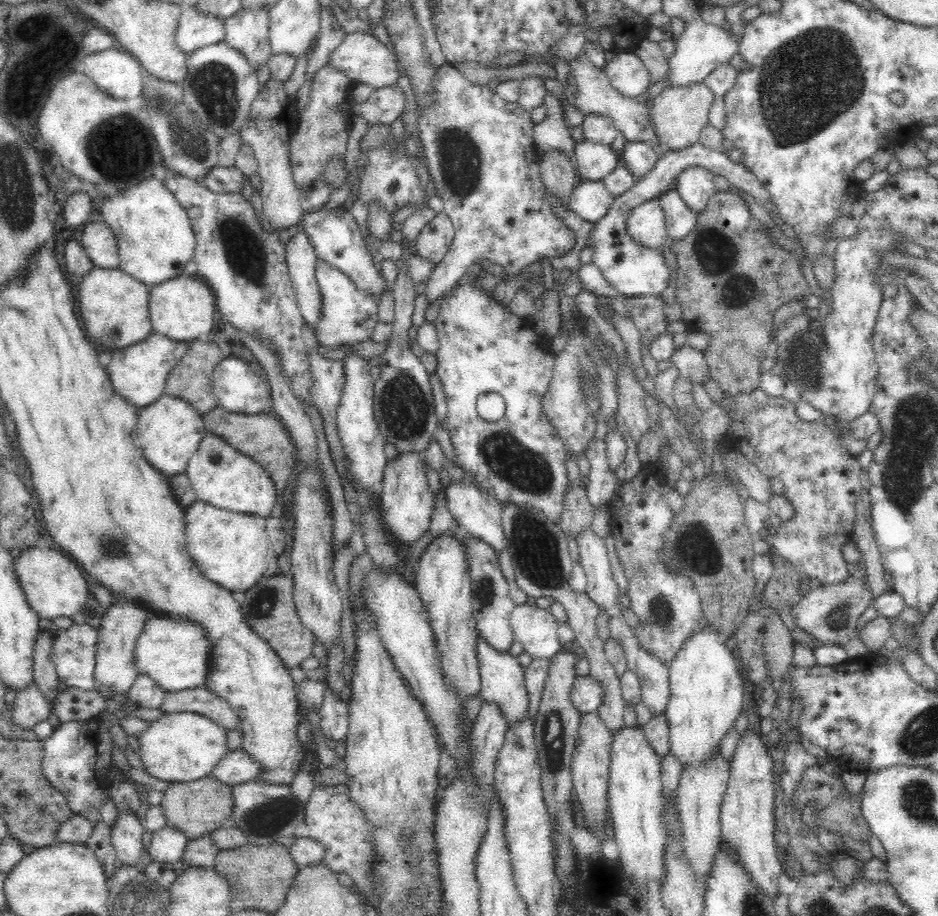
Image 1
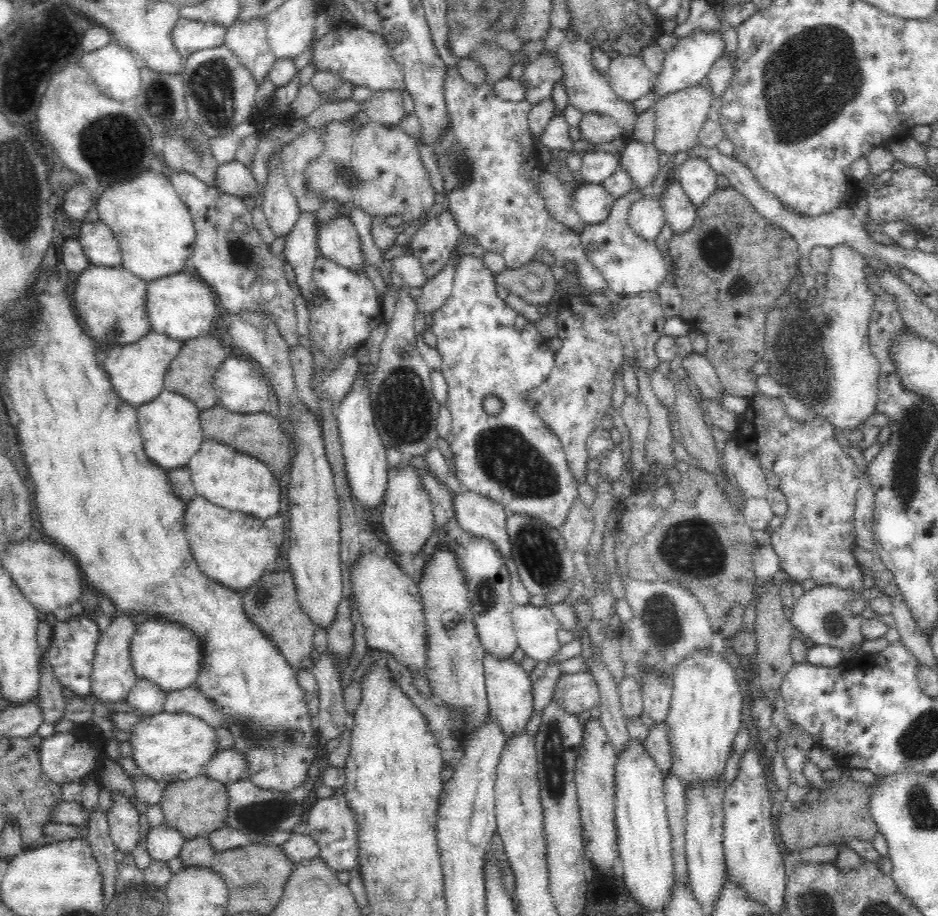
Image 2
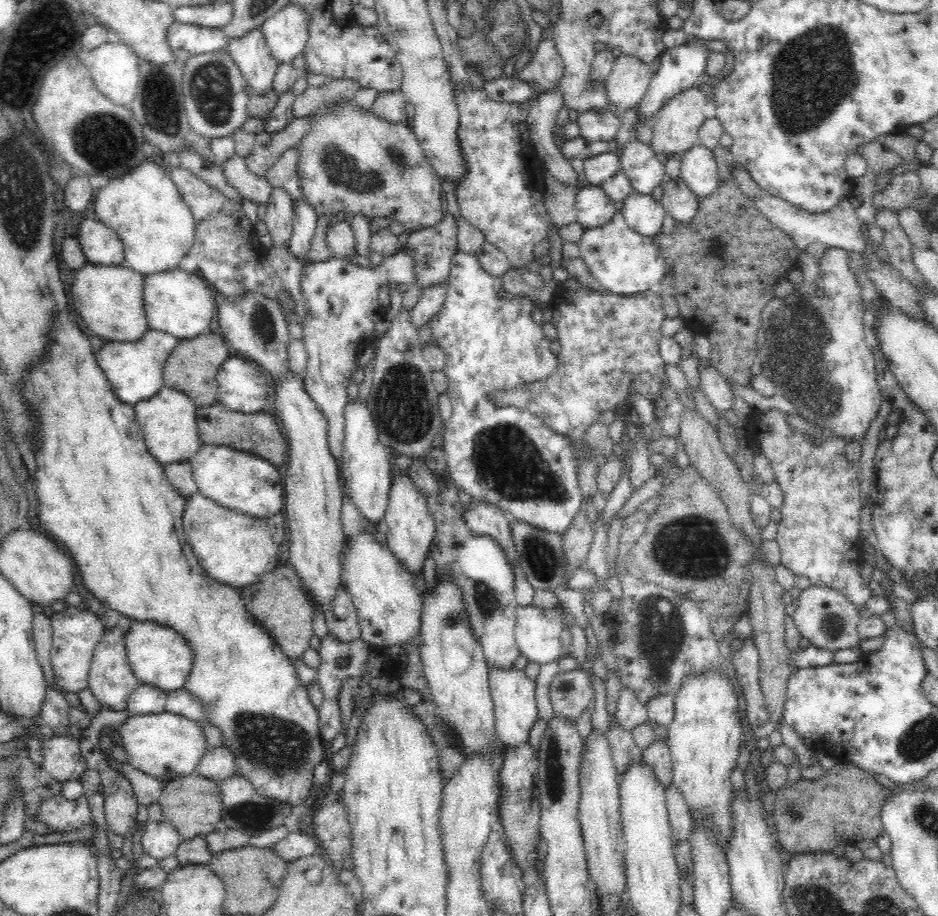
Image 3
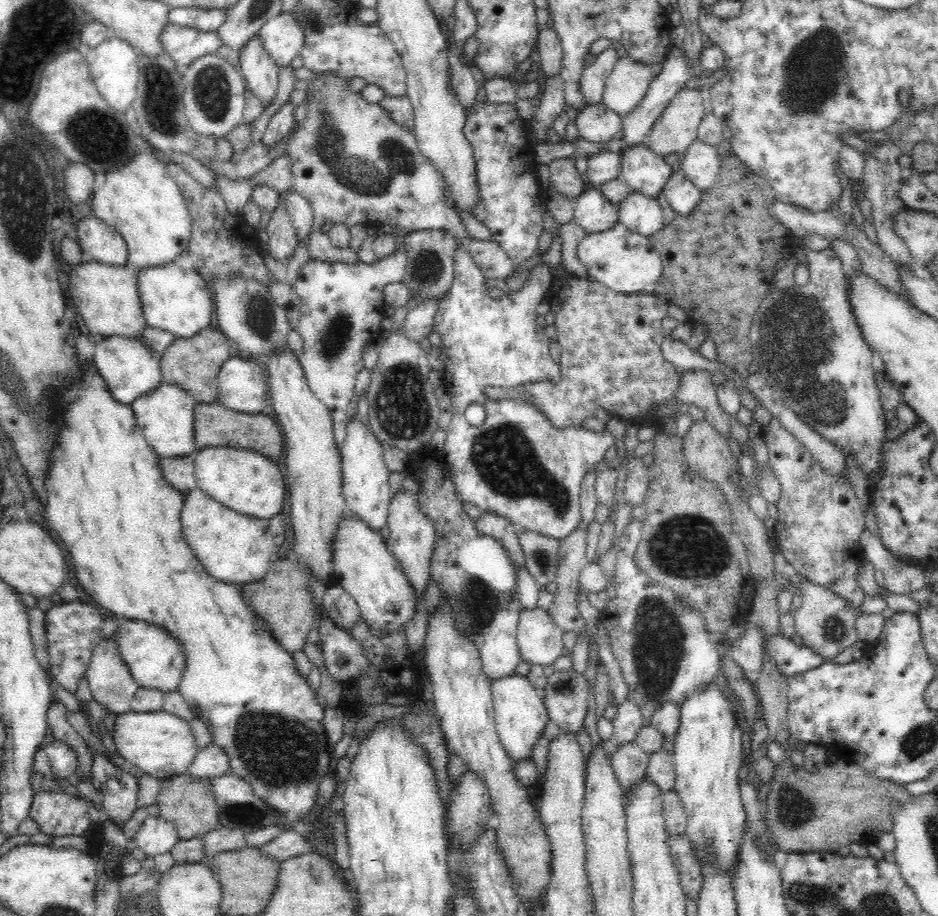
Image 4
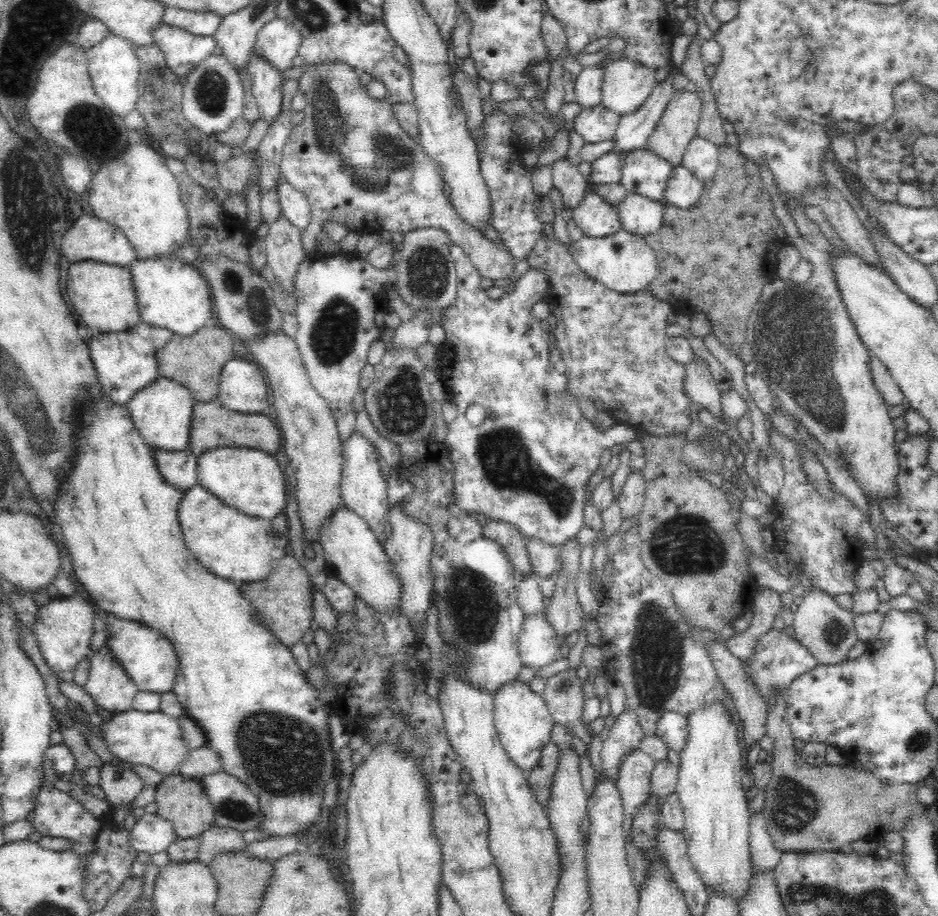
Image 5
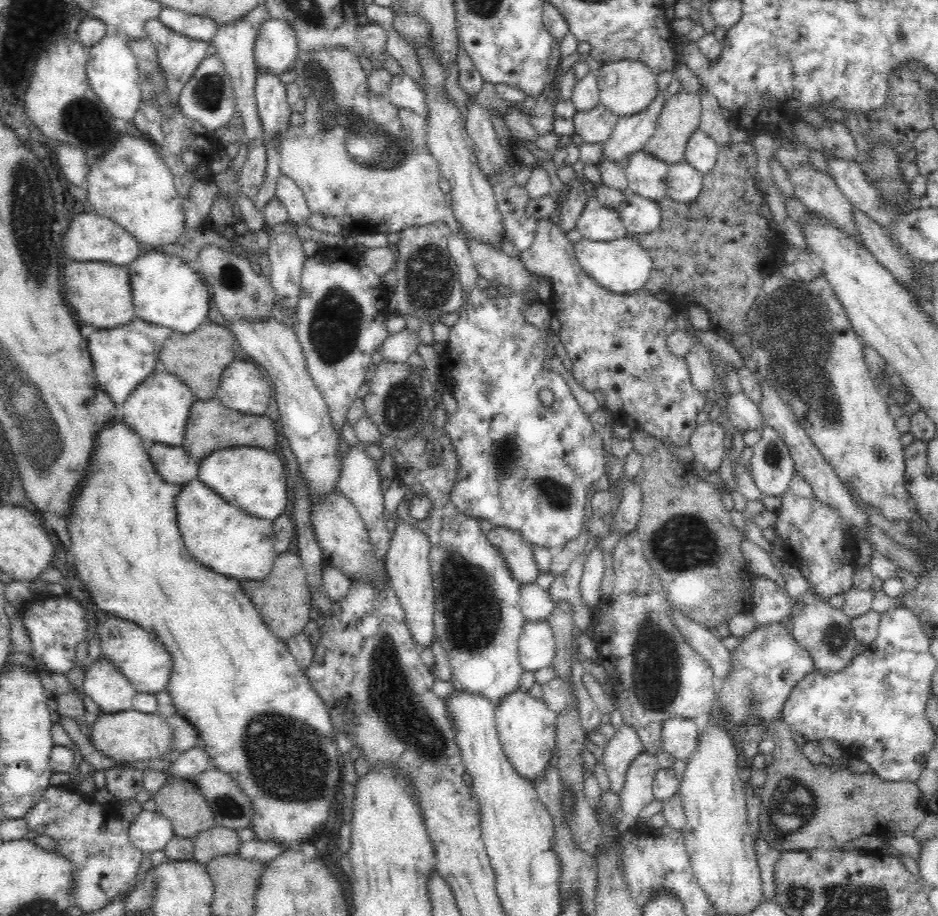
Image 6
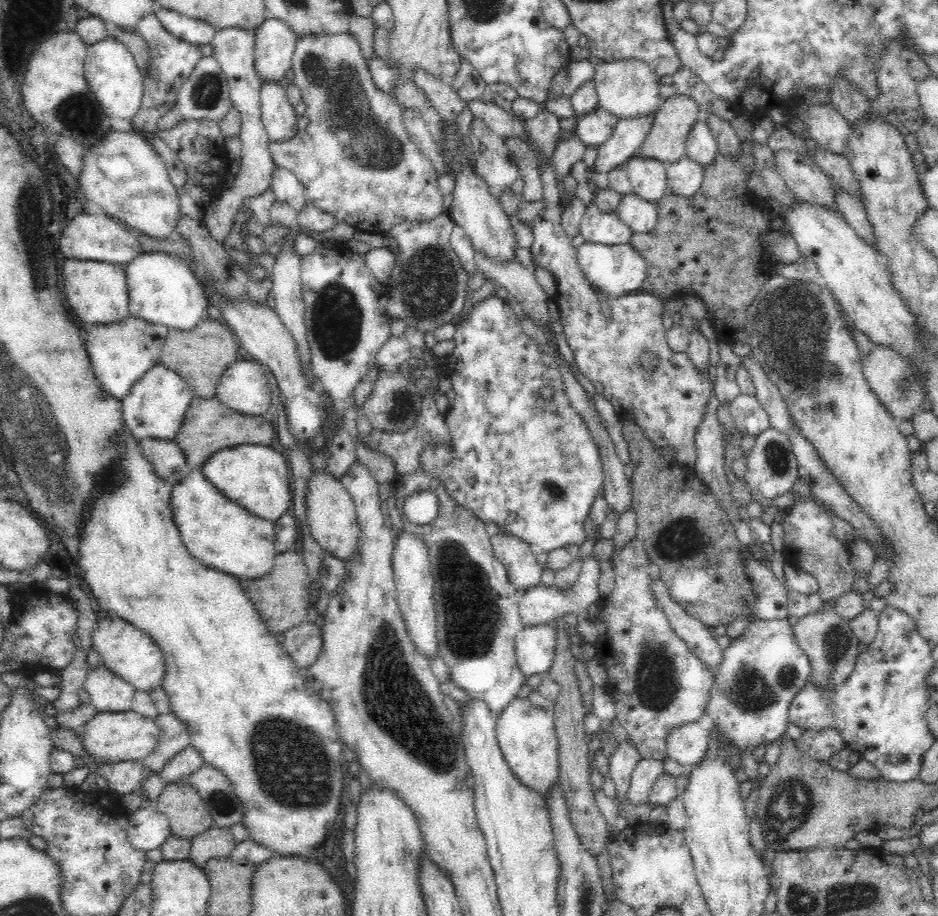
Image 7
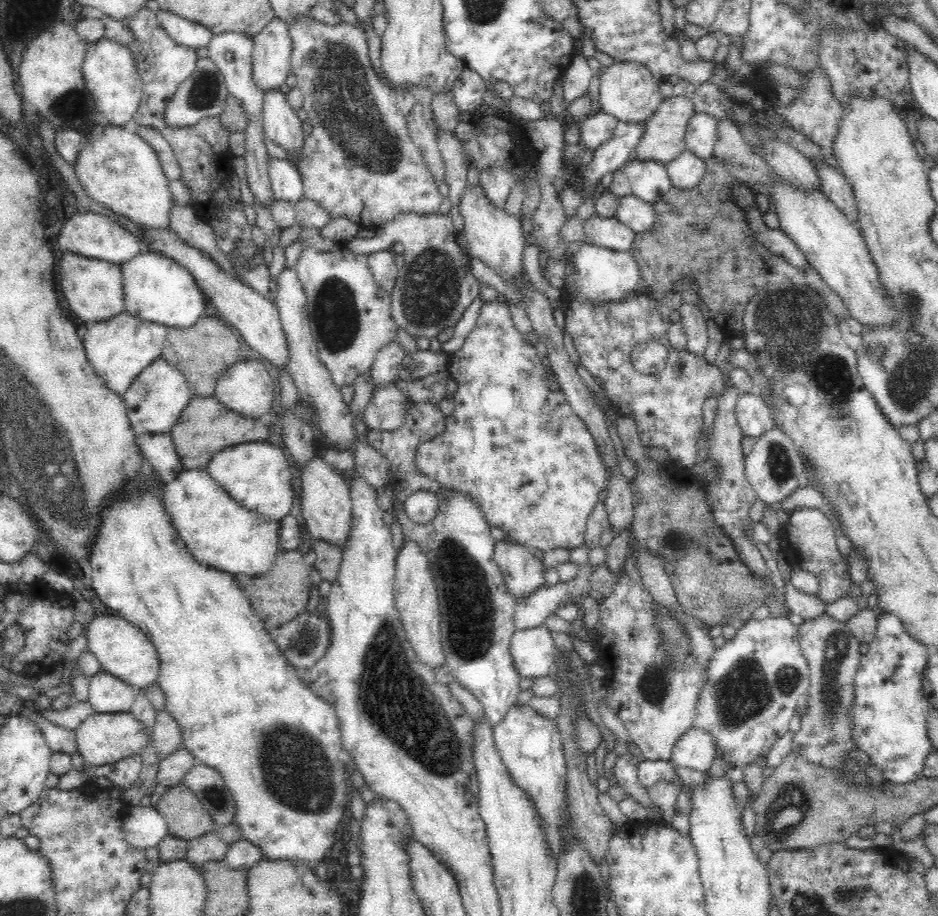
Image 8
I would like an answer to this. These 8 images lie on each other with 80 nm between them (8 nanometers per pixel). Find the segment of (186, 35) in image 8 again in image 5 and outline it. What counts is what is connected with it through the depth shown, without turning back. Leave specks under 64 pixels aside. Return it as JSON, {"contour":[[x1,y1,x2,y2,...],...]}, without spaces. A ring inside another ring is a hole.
{"contour":[[165,6,163,23,182,28,192,34,212,36,220,26,222,16,216,12,182,10,178,7]]}

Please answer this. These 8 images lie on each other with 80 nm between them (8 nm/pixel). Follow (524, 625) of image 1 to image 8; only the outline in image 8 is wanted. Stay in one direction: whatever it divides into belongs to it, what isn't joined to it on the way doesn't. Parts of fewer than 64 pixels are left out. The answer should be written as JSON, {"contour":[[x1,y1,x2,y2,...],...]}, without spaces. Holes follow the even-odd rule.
{"contour":[[546,624,517,630,511,638,510,650,516,671,522,678,536,679,550,675,557,650]]}

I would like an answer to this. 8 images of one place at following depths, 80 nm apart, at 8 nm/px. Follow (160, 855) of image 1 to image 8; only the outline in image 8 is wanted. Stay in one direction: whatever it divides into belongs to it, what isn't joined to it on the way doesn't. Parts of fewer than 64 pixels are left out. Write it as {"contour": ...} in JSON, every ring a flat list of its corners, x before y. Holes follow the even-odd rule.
{"contour":[[152,806,129,807,123,827,125,839,136,849,157,847,169,835,167,822]]}

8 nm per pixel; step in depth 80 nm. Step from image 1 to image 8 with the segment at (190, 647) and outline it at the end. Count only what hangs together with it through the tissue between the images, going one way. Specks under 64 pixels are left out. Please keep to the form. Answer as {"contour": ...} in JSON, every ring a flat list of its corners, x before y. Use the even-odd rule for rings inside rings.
{"contour":[[103,615,93,618,85,633,87,648,95,654,106,672,140,689,157,683,160,657,148,635,136,625,116,615]]}

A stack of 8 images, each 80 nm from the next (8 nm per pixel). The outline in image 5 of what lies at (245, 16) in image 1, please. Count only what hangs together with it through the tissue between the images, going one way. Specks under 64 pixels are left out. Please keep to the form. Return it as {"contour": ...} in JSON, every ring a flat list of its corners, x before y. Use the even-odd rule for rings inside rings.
{"contour":[[256,48,251,52,247,73,252,79,252,93,262,120,272,123,280,114,283,96,281,71,258,55]]}

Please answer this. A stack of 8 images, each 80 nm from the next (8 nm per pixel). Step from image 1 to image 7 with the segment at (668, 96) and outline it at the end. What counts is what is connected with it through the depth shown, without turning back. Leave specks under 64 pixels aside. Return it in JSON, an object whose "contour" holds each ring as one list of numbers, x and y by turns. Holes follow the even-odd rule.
{"contour":[[676,92,674,96,662,100,654,118,652,132,639,146,638,153,644,158,655,158,665,164,676,162,685,155,688,134,691,133,692,126,695,126,696,122,702,117,700,106,696,101]]}

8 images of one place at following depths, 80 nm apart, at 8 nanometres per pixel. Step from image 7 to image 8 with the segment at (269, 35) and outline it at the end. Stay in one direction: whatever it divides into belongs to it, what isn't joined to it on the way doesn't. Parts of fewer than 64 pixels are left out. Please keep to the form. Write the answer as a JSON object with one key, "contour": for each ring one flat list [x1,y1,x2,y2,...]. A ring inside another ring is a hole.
{"contour":[[272,18,253,36,253,76,262,93,285,87,291,54,292,39,287,24,279,18]]}

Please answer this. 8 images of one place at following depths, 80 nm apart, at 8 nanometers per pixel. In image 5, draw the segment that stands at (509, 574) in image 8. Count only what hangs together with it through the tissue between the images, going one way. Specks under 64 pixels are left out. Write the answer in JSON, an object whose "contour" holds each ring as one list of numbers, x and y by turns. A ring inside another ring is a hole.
{"contour":[[486,519,482,525,484,537,496,542,514,566,518,577,532,574,525,537,513,526,501,520]]}

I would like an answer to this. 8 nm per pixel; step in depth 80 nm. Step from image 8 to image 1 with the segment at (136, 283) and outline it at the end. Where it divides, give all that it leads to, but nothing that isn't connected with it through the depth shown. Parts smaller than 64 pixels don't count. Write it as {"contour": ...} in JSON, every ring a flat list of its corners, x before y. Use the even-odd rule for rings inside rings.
{"contour":[[184,274,149,288,149,317,153,332,172,341,208,340,214,328,215,309,213,290,198,276]]}

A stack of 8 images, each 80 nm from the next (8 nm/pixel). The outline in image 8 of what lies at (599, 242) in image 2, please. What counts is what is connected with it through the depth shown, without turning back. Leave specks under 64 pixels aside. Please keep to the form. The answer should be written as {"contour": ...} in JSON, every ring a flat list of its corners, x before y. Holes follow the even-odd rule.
{"contour":[[583,242,572,260,575,271,569,278,571,290,588,304,602,304,622,300,633,294,640,280,640,267,630,250,612,250]]}

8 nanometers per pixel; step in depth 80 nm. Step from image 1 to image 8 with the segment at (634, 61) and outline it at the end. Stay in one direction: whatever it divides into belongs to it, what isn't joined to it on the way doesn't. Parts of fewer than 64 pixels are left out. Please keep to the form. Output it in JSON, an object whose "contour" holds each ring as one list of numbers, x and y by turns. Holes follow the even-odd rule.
{"contour":[[614,61,611,66,603,68,600,78,598,104,600,111,610,114,618,121,630,123,646,122,652,117,664,98,660,92,661,80,656,79,650,69,636,62]]}

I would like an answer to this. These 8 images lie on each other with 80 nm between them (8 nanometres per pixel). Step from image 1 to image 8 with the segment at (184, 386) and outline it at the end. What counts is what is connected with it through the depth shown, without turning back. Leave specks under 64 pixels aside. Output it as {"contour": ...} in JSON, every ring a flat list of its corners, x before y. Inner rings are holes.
{"contour":[[203,316,185,329,168,327,161,356,166,363,176,367,184,375,194,396,206,398,214,394,215,386,224,370,239,361,238,350,241,344,242,340,238,339,234,330,226,322]]}

